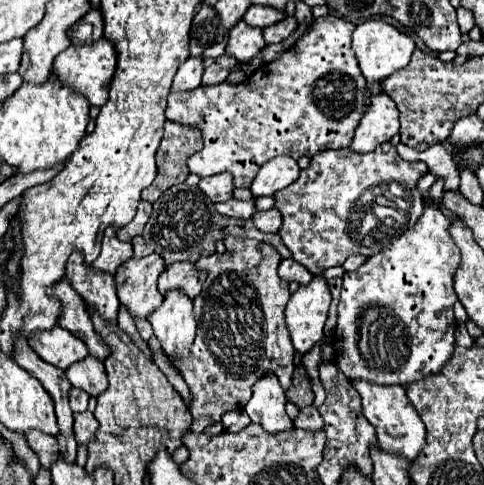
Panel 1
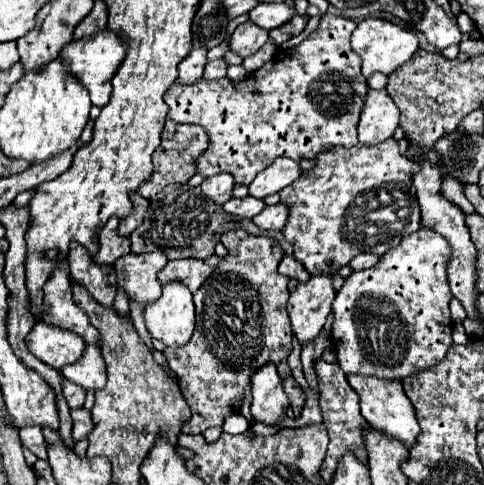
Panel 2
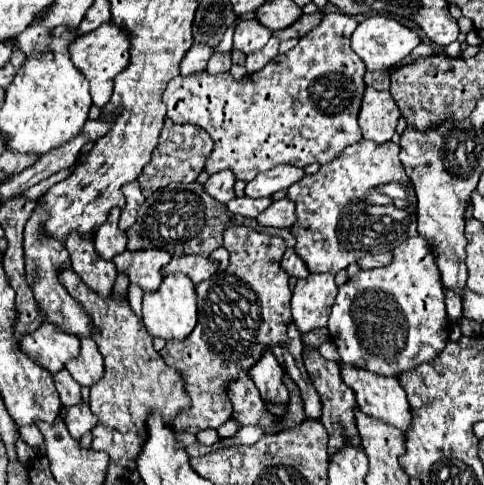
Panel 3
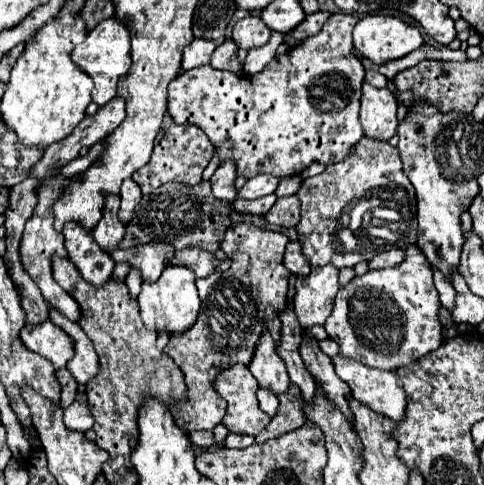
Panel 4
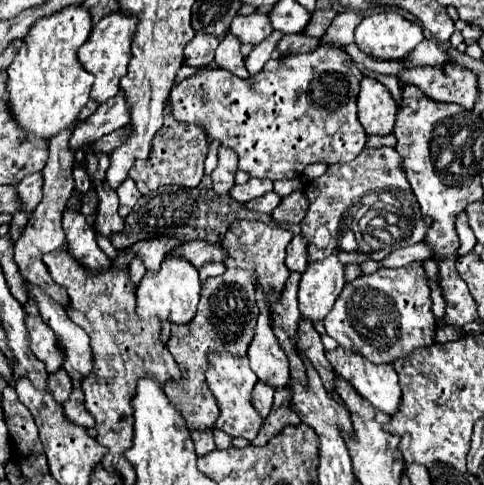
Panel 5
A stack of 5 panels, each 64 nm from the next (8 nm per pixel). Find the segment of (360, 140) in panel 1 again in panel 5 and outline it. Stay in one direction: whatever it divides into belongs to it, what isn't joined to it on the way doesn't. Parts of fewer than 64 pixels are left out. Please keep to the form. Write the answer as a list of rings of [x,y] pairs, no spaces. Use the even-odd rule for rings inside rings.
[[[364,76],[358,94],[358,118],[366,134],[386,136],[392,134],[398,106],[384,84]]]

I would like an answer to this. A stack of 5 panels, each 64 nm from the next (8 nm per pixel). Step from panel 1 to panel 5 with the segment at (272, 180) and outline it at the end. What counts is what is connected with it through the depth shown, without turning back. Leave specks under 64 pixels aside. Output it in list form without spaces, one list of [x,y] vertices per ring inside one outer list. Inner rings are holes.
[[[250,178],[246,184],[242,186],[234,186],[230,196],[238,202],[248,202],[248,200],[254,200],[254,198],[260,198],[264,196],[266,192],[272,192],[274,190],[274,182],[268,180],[268,178]]]

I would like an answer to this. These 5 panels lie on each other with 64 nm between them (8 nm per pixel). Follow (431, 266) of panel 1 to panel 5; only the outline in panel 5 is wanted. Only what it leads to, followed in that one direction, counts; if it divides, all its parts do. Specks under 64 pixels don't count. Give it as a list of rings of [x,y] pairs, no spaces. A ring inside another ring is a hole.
[[[416,260],[404,268],[378,270],[370,276],[358,276],[344,286],[334,308],[324,320],[324,326],[326,334],[342,348],[364,356],[372,364],[394,364],[394,360],[408,356],[416,348],[436,344],[436,318],[422,262]]]

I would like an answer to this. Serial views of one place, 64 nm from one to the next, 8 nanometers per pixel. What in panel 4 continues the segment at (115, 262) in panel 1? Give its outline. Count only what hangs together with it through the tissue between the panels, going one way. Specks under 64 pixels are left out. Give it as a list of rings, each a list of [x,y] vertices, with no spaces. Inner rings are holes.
[[[106,196],[106,208],[104,208],[104,216],[100,220],[100,224],[94,228],[92,236],[96,240],[96,244],[104,250],[104,252],[112,252],[118,248],[118,244],[124,238],[124,224],[118,220],[118,208],[120,208],[120,200],[118,196]]]

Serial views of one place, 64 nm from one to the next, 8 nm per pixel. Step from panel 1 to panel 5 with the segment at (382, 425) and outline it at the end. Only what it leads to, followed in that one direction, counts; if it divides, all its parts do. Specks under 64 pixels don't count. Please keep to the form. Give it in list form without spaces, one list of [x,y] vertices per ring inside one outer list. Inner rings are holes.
[[[336,348],[332,352],[326,352],[326,358],[328,362],[332,364],[334,372],[342,378],[346,378],[346,382],[350,382],[350,386],[364,398],[368,400],[374,408],[382,410],[382,412],[388,412],[390,416],[394,416],[394,412],[400,408],[400,402],[402,402],[402,390],[398,386],[398,376],[394,372],[392,366],[386,366],[386,364],[372,364],[368,360],[364,360],[364,356],[358,356],[354,352],[348,352],[344,348]]]

